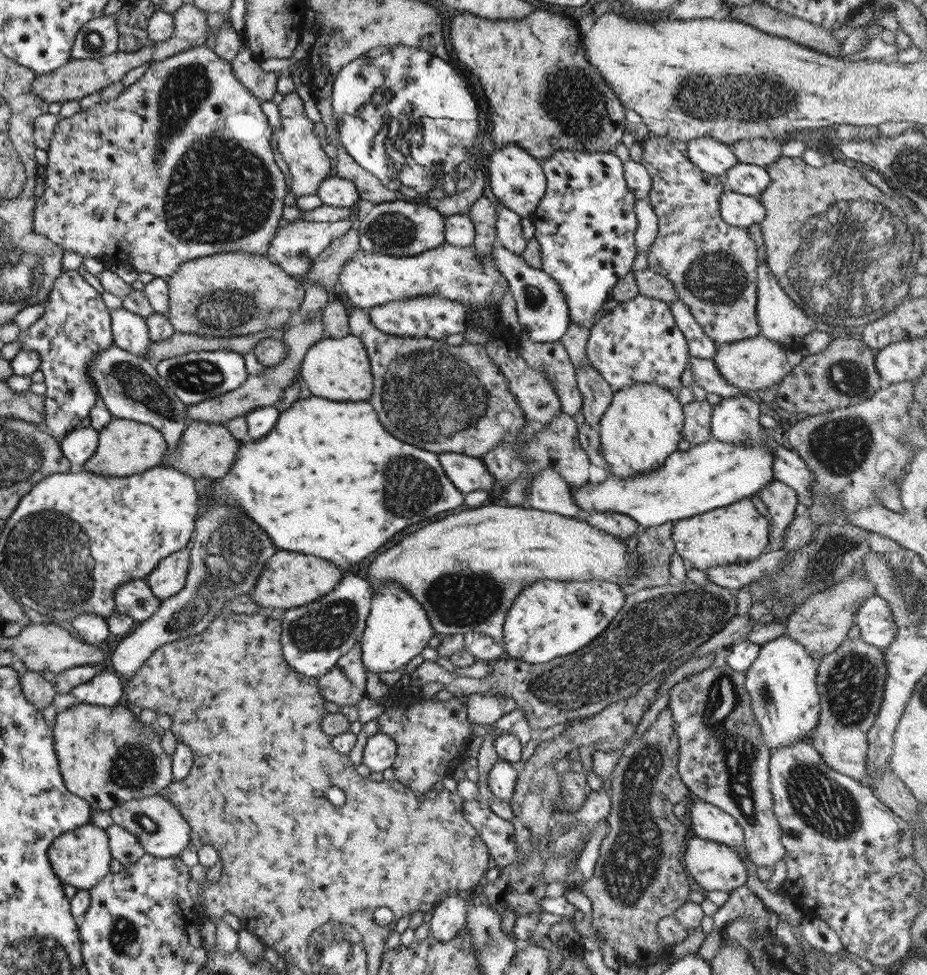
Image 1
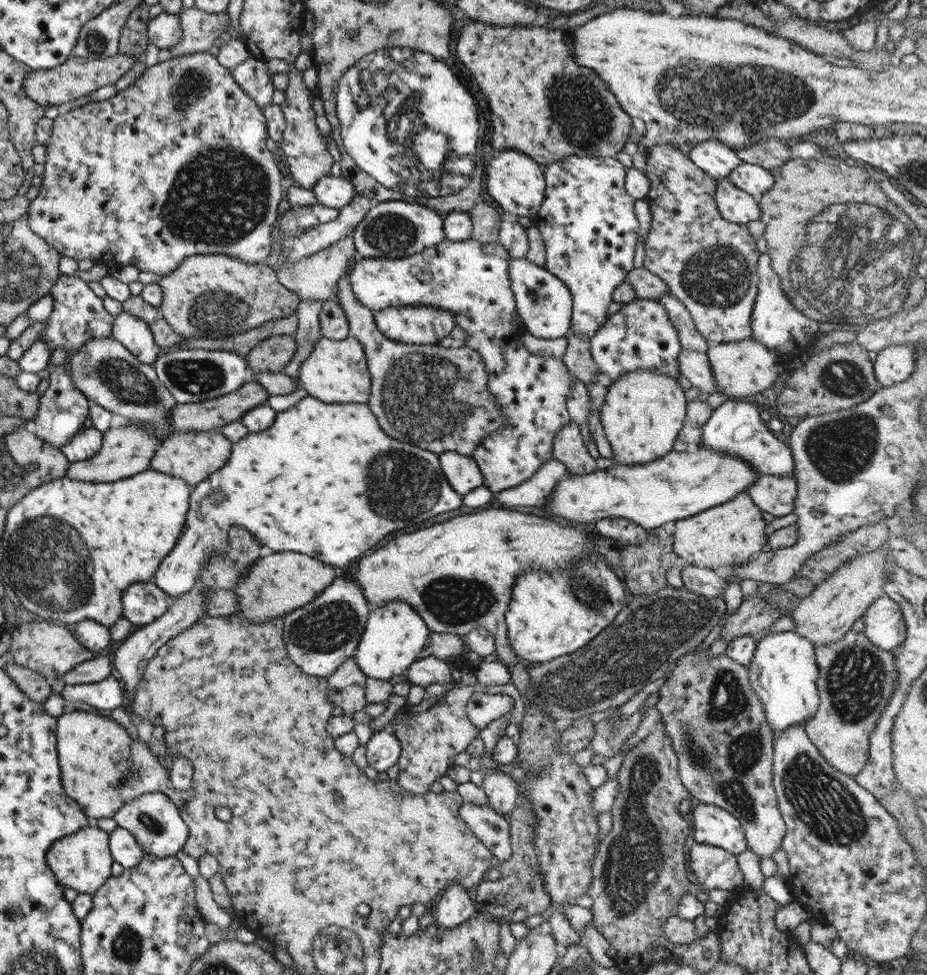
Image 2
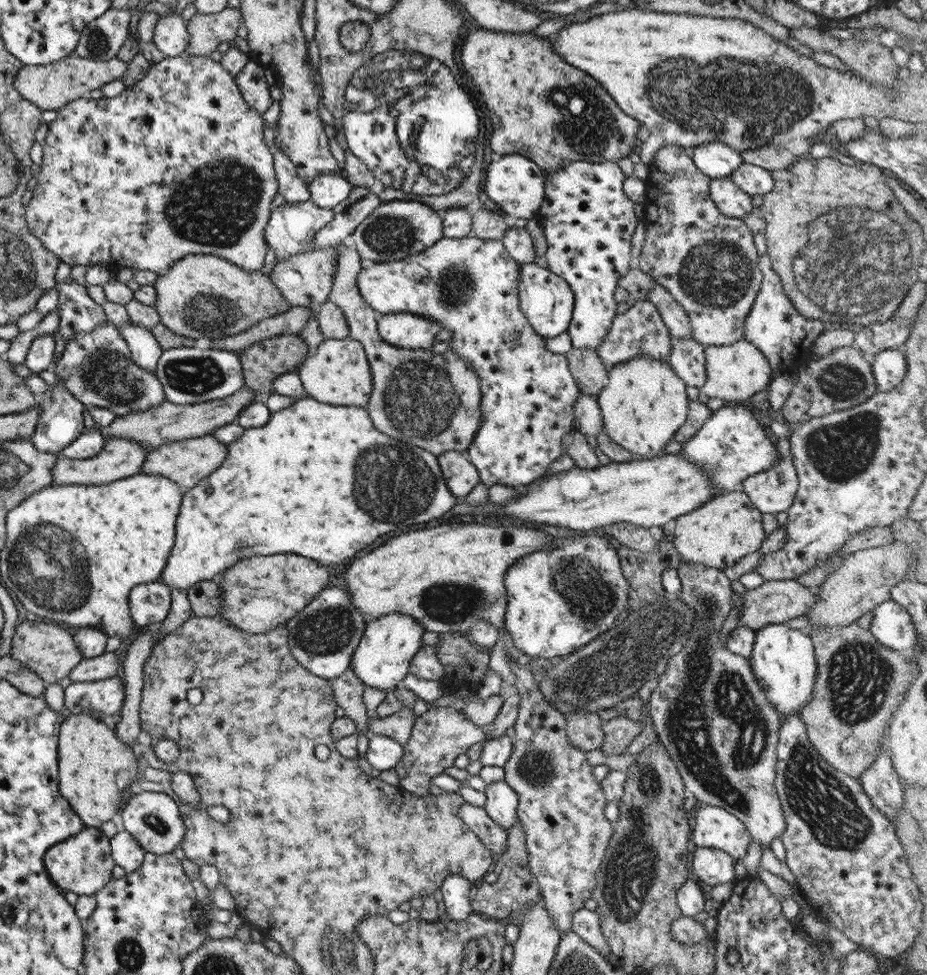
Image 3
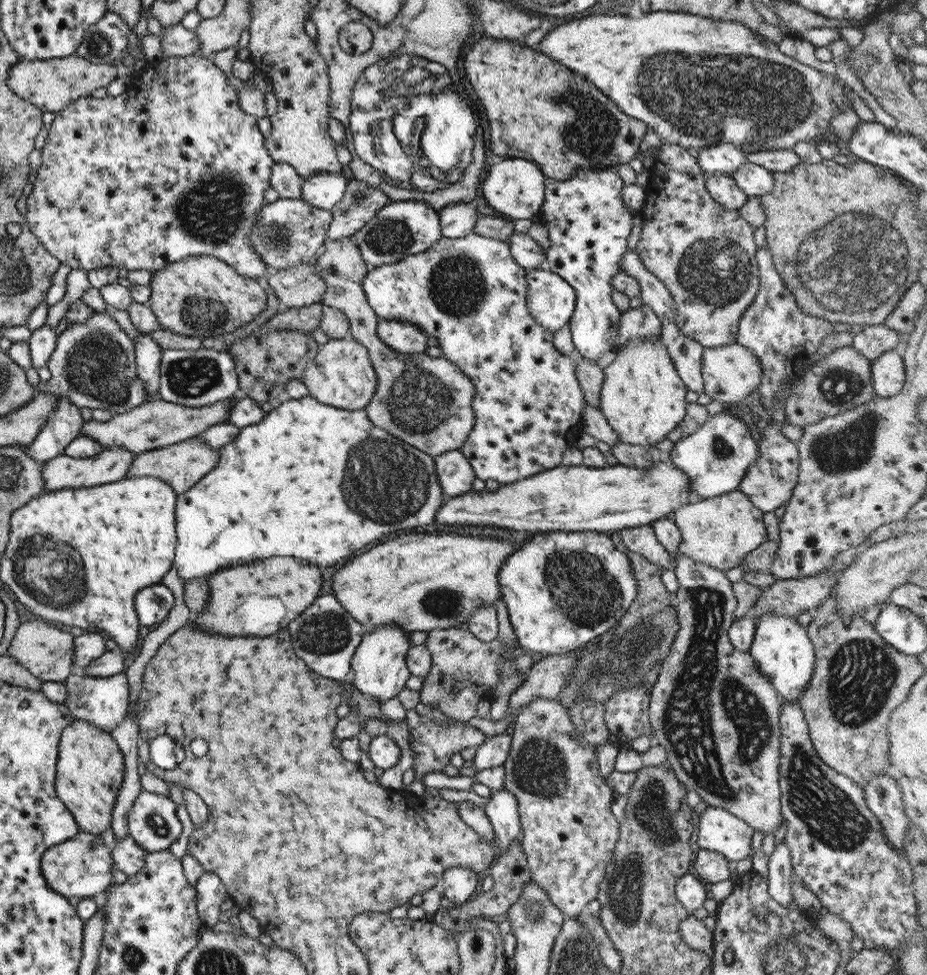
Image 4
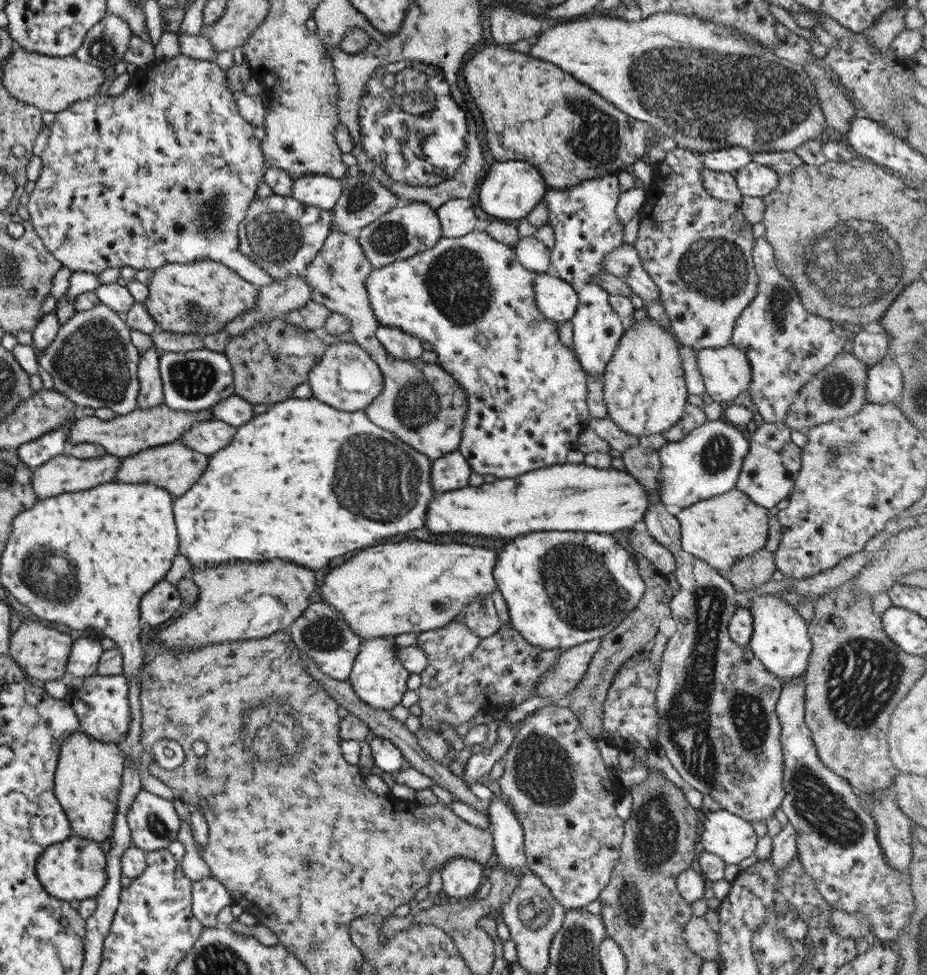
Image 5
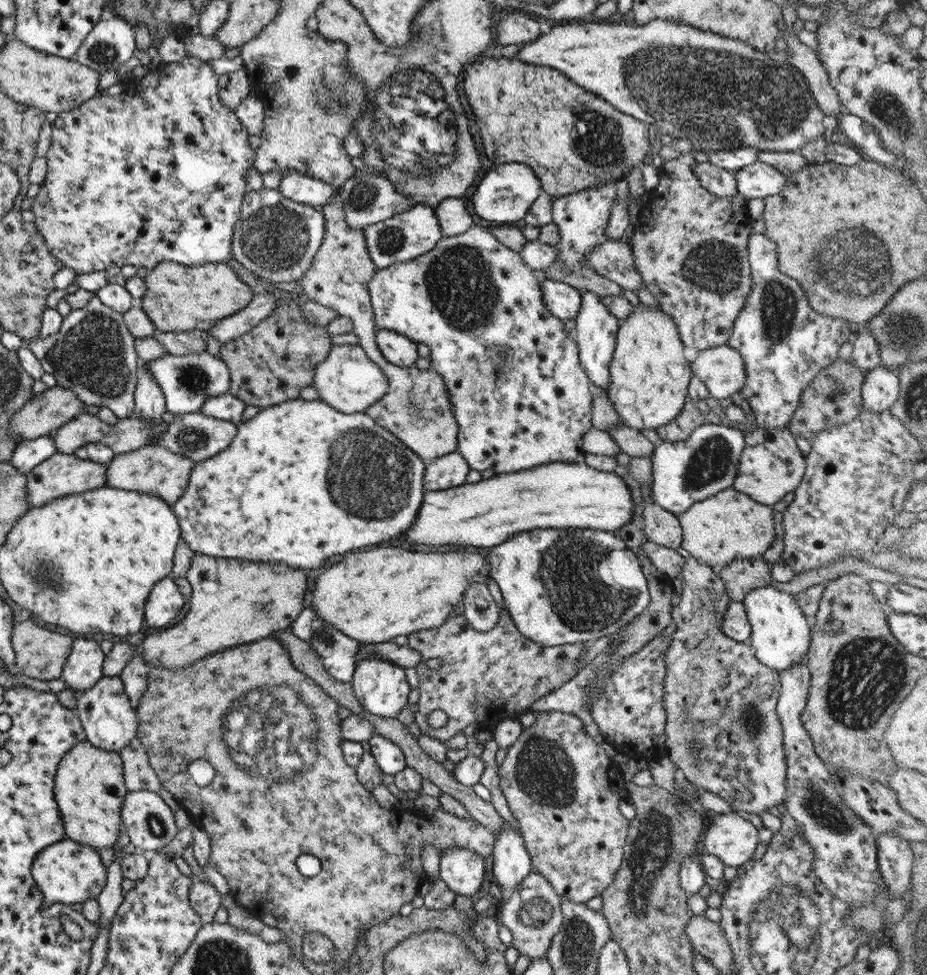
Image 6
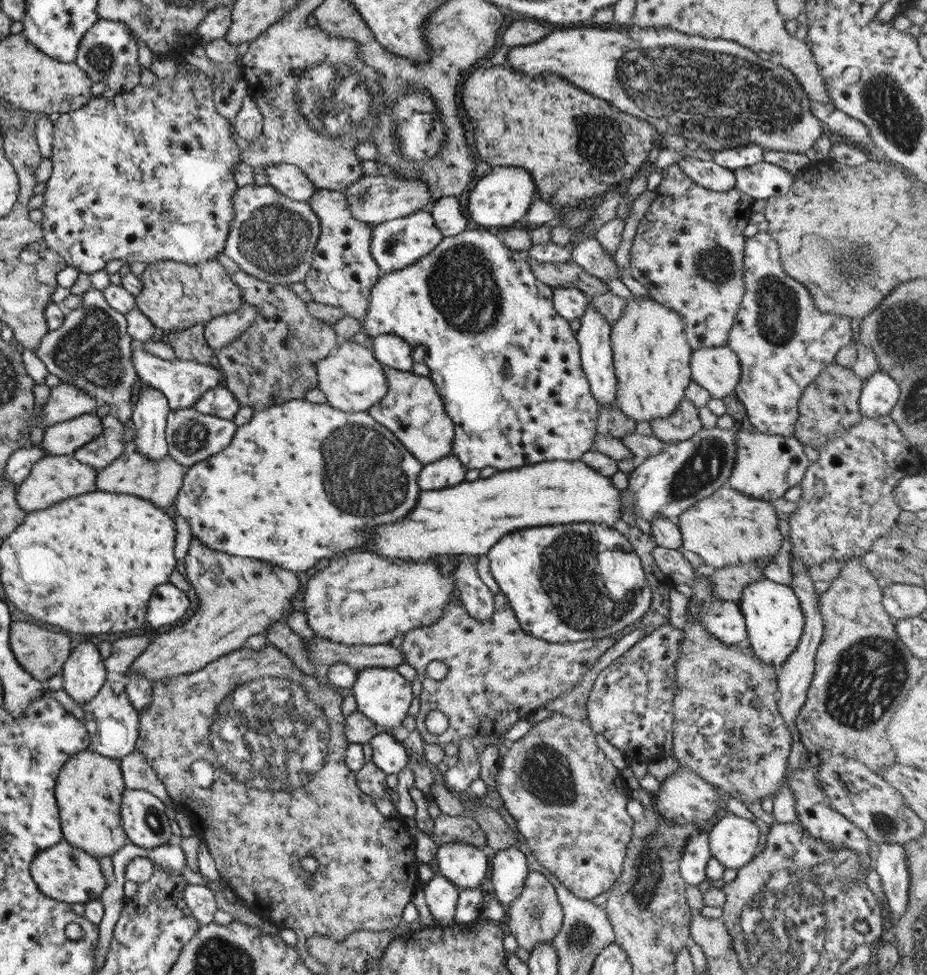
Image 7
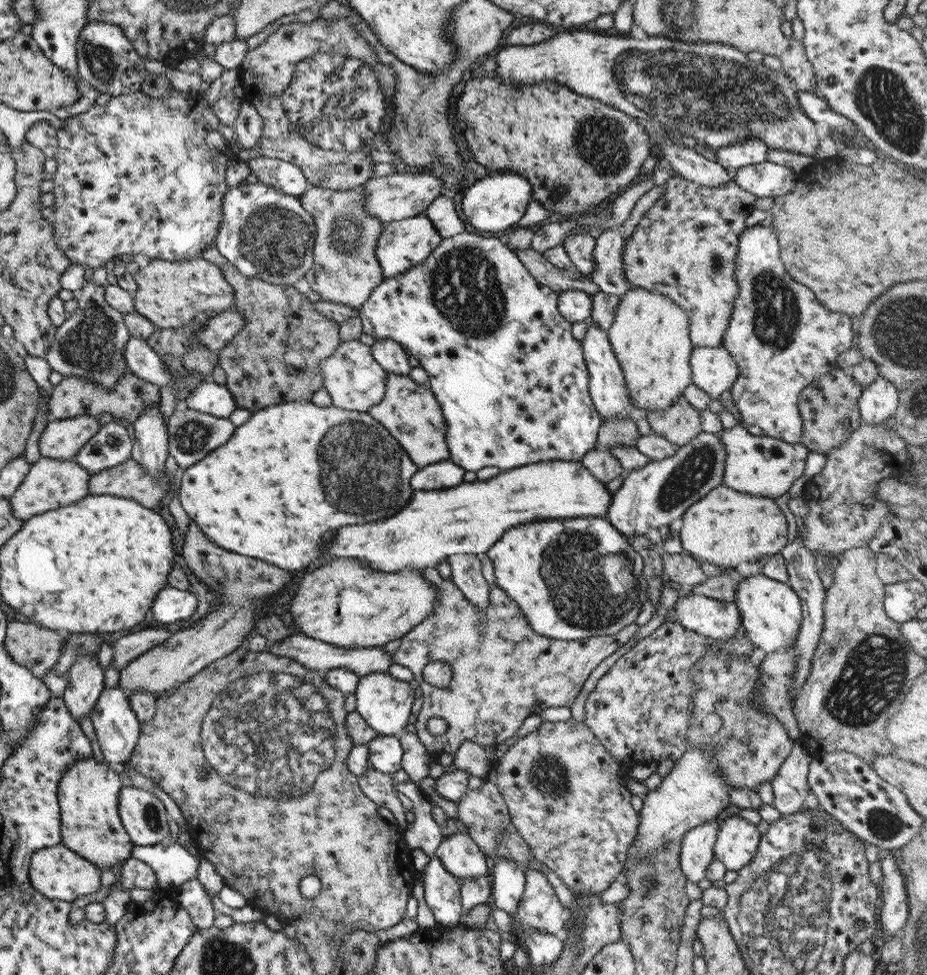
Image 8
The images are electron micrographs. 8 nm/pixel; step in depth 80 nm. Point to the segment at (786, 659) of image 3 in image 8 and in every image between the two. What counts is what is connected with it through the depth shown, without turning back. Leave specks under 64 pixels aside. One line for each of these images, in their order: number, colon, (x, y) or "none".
4: (782, 653)
5: (779, 640)
6: (779, 637)
7: (772, 615)
8: (769, 610)

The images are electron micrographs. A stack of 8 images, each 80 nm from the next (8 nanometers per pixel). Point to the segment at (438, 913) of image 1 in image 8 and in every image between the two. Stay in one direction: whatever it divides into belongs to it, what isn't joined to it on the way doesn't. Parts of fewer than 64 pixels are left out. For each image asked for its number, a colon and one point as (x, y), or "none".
2: (454, 905)
3: (454, 895)
4: (458, 884)
5: (460, 877)
6: (461, 870)
7: (464, 865)
8: (458, 853)

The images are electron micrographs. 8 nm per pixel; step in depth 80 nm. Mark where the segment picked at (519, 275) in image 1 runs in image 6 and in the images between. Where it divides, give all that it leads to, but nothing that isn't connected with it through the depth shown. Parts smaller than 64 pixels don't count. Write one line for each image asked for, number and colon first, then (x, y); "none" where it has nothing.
2: (543, 304)
3: (546, 301)
4: (550, 300)
5: (556, 300)
6: (562, 300)

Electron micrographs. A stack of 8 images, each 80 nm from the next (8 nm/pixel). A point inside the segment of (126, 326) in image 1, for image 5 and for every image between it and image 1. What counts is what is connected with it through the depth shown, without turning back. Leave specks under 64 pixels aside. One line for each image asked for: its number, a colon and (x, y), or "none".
2: (134, 334)
3: (144, 349)
4: (147, 353)
5: (150, 393)

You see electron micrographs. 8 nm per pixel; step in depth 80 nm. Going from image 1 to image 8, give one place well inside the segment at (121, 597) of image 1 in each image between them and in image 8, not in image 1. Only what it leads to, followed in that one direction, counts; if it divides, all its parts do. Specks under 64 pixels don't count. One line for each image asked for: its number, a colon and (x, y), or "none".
2: (142, 602)
3: (148, 603)
4: (152, 603)
5: (158, 605)
6: (164, 602)
7: (167, 604)
8: (171, 605)

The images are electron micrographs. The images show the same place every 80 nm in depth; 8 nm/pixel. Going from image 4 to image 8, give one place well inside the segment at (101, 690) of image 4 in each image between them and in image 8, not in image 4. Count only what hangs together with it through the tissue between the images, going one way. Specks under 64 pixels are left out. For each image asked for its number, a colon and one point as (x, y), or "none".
5: (100, 703)
6: (108, 719)
7: (111, 723)
8: (116, 728)

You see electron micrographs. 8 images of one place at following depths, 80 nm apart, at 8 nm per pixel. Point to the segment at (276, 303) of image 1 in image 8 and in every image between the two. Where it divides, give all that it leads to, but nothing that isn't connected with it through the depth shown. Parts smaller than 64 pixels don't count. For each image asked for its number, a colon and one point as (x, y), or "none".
2: (207, 296)
3: (201, 296)
4: (200, 297)
5: (201, 297)
6: (177, 297)
7: (174, 296)
8: (168, 294)

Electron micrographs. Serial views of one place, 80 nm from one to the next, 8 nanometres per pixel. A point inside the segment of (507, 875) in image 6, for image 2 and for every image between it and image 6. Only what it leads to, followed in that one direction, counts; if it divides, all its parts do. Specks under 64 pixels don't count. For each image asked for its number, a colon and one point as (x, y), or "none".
2: (501, 791)
3: (500, 805)
4: (501, 811)
5: (507, 837)

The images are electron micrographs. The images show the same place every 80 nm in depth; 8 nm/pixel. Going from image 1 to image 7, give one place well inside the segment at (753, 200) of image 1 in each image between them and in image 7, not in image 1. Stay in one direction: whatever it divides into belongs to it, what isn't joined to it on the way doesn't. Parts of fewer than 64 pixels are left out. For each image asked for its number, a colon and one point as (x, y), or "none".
2: (733, 205)
3: (729, 200)
4: (722, 190)
5: (721, 186)
6: (721, 183)
7: (708, 175)

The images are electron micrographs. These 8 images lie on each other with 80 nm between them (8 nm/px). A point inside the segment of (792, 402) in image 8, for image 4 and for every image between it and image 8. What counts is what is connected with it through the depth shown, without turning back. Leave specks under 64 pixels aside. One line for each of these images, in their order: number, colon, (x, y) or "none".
4: (784, 340)
5: (785, 346)
6: (784, 343)
7: (782, 342)

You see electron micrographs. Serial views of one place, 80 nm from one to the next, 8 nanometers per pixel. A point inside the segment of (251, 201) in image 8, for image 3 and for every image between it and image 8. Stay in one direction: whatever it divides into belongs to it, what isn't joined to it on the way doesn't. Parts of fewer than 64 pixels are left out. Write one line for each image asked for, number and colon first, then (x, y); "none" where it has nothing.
3: (289, 229)
4: (285, 233)
5: (282, 236)
6: (274, 238)
7: (270, 237)

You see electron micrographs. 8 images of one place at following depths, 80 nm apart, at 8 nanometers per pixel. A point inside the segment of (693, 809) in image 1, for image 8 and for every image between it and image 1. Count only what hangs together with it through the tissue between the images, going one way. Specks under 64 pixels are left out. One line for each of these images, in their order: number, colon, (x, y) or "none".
2: (712, 825)
3: (716, 828)
4: (719, 831)
5: (730, 837)
6: (730, 837)
7: (732, 840)
8: (737, 840)

